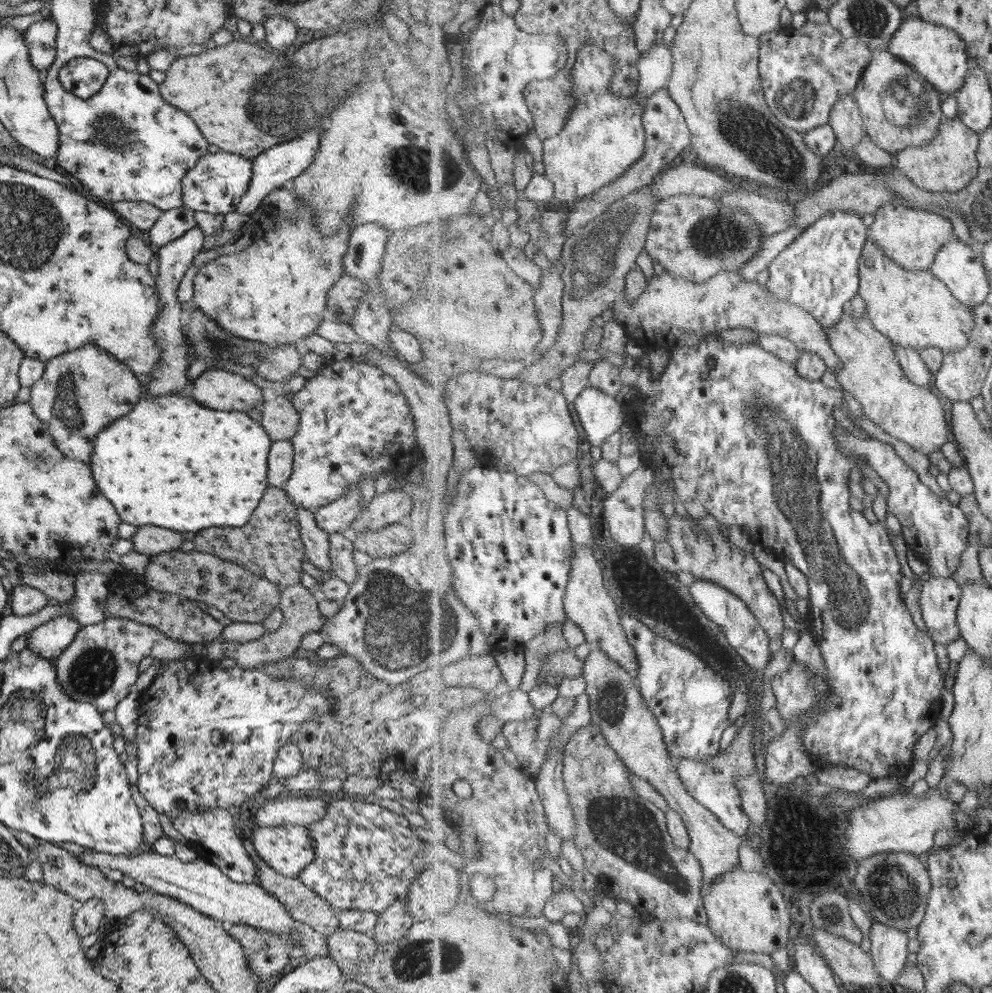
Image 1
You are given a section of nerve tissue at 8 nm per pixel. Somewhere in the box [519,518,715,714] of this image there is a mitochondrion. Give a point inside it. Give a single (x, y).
(675, 664)

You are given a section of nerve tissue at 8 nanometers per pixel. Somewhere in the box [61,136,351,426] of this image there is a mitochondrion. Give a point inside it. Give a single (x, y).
(218, 344)

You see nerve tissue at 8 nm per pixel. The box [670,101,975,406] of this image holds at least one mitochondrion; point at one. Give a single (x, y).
(711, 236)

